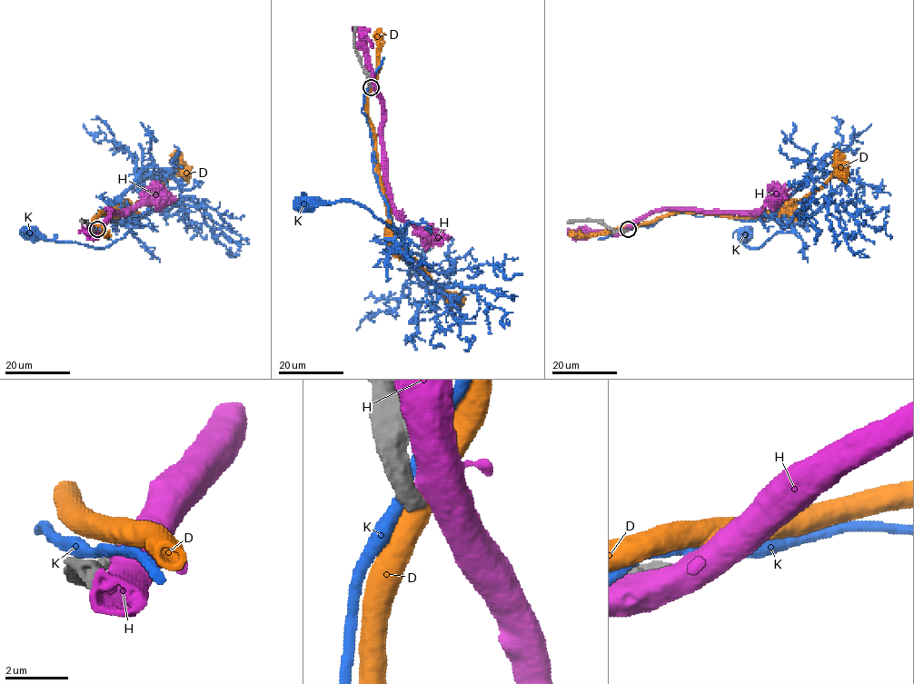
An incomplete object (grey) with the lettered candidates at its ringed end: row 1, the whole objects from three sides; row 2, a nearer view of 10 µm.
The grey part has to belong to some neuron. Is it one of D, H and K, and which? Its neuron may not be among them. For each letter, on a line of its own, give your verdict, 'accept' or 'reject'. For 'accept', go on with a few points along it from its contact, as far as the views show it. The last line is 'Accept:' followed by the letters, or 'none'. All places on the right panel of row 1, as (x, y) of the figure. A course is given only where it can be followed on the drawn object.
D: reject
H: reject
K: reject
Accept: none

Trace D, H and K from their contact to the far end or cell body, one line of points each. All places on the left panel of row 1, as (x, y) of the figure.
D: (97, 227), (94, 219), (102, 212), (111, 216), (130, 212), (170, 177), (174, 170), (178, 150)
H: (97, 229), (107, 219), (108, 209), (129, 212), (143, 203), (165, 202), (175, 196)
K: (96, 229), (88, 226), (99, 211), (111, 220), (123, 216), (130, 229), (108, 246), (93, 248), (33, 233)

